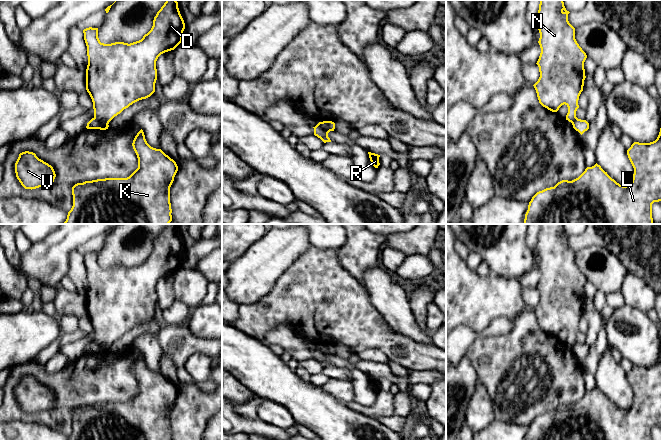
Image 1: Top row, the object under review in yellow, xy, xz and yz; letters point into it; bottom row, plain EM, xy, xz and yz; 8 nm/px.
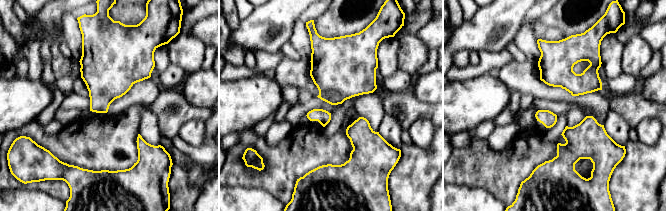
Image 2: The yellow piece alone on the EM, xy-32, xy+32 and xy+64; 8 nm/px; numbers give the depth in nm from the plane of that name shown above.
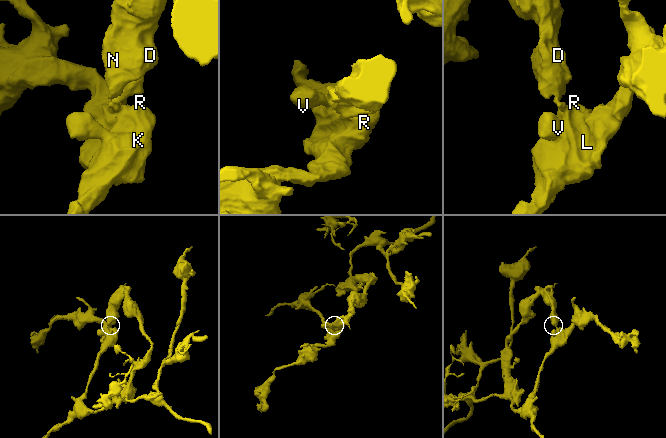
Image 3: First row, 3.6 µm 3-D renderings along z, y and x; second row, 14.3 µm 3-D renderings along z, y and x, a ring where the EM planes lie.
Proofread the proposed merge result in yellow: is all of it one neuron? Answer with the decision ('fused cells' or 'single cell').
fused cells

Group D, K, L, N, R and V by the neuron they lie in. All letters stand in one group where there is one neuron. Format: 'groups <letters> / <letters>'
groups D N / K L R V

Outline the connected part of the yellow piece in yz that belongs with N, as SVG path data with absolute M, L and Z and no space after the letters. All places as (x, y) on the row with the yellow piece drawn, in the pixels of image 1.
M563 0L539 1L537 26L541 53L536 64L540 77L533 86L539 103L548 110L557 112L565 104L568 107L566 120L572 123L577 118L578 100L586 78L584 62L587 55L575 39L575 28L568 21L570 12L566 10Z

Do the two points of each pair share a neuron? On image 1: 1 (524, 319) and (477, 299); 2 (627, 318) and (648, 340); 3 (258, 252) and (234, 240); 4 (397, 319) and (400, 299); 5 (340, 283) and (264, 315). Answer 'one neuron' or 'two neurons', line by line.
1: two neurons
2: one neuron
3: two neurons
4: one neuron
5: one neuron

